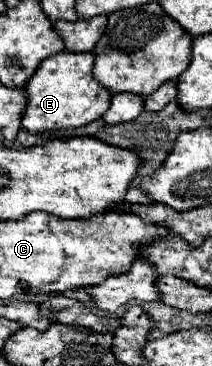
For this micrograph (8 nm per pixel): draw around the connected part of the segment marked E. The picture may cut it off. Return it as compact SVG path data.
M93 51L89 53L67 53L47 57L35 75L29 79L27 91L27 109L23 115L23 127L29 133L41 133L47 129L63 127L83 127L105 115L111 103L111 93L105 91L101 83L93 79Z

